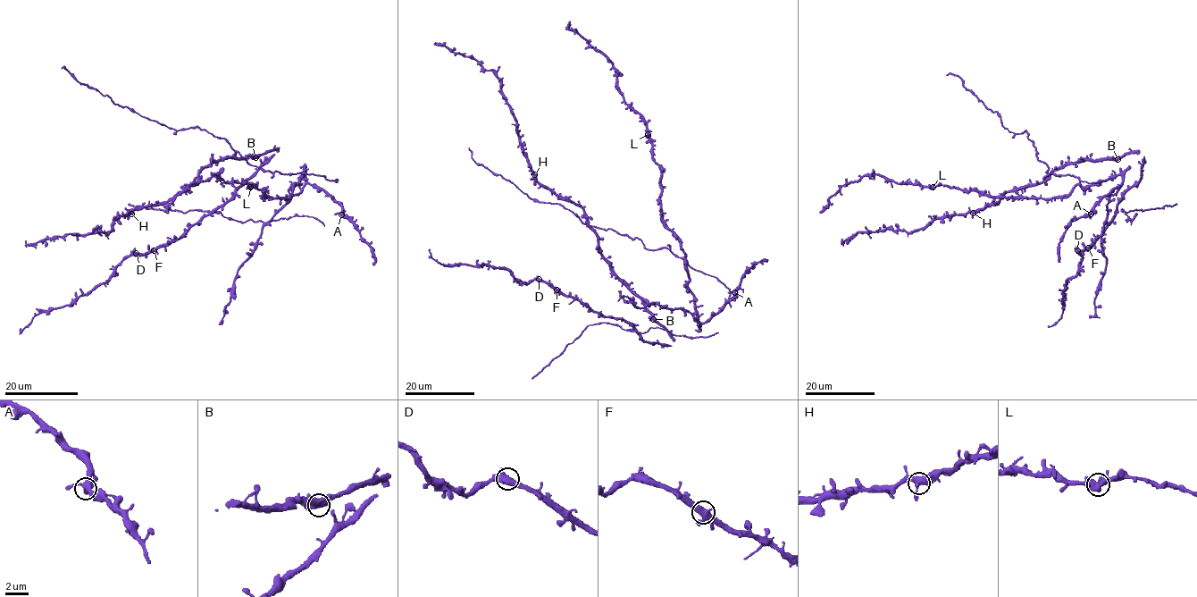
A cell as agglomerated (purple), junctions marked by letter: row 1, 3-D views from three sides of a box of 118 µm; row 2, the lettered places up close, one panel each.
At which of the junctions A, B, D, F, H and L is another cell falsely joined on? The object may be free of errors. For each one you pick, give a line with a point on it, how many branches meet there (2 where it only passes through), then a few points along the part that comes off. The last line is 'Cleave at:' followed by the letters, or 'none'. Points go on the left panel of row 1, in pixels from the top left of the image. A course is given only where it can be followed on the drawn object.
Cleave at: none

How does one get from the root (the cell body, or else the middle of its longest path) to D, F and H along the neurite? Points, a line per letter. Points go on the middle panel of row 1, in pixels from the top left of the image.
D: (615, 318), (593, 312), (580, 301), (561, 294), (539, 279)
F: (615, 318), (593, 312), (580, 301), (556, 290)
H: (615, 318), (626, 320), (644, 340), (670, 345), (671, 335), (599, 252), (584, 210), (545, 189), (534, 174)

